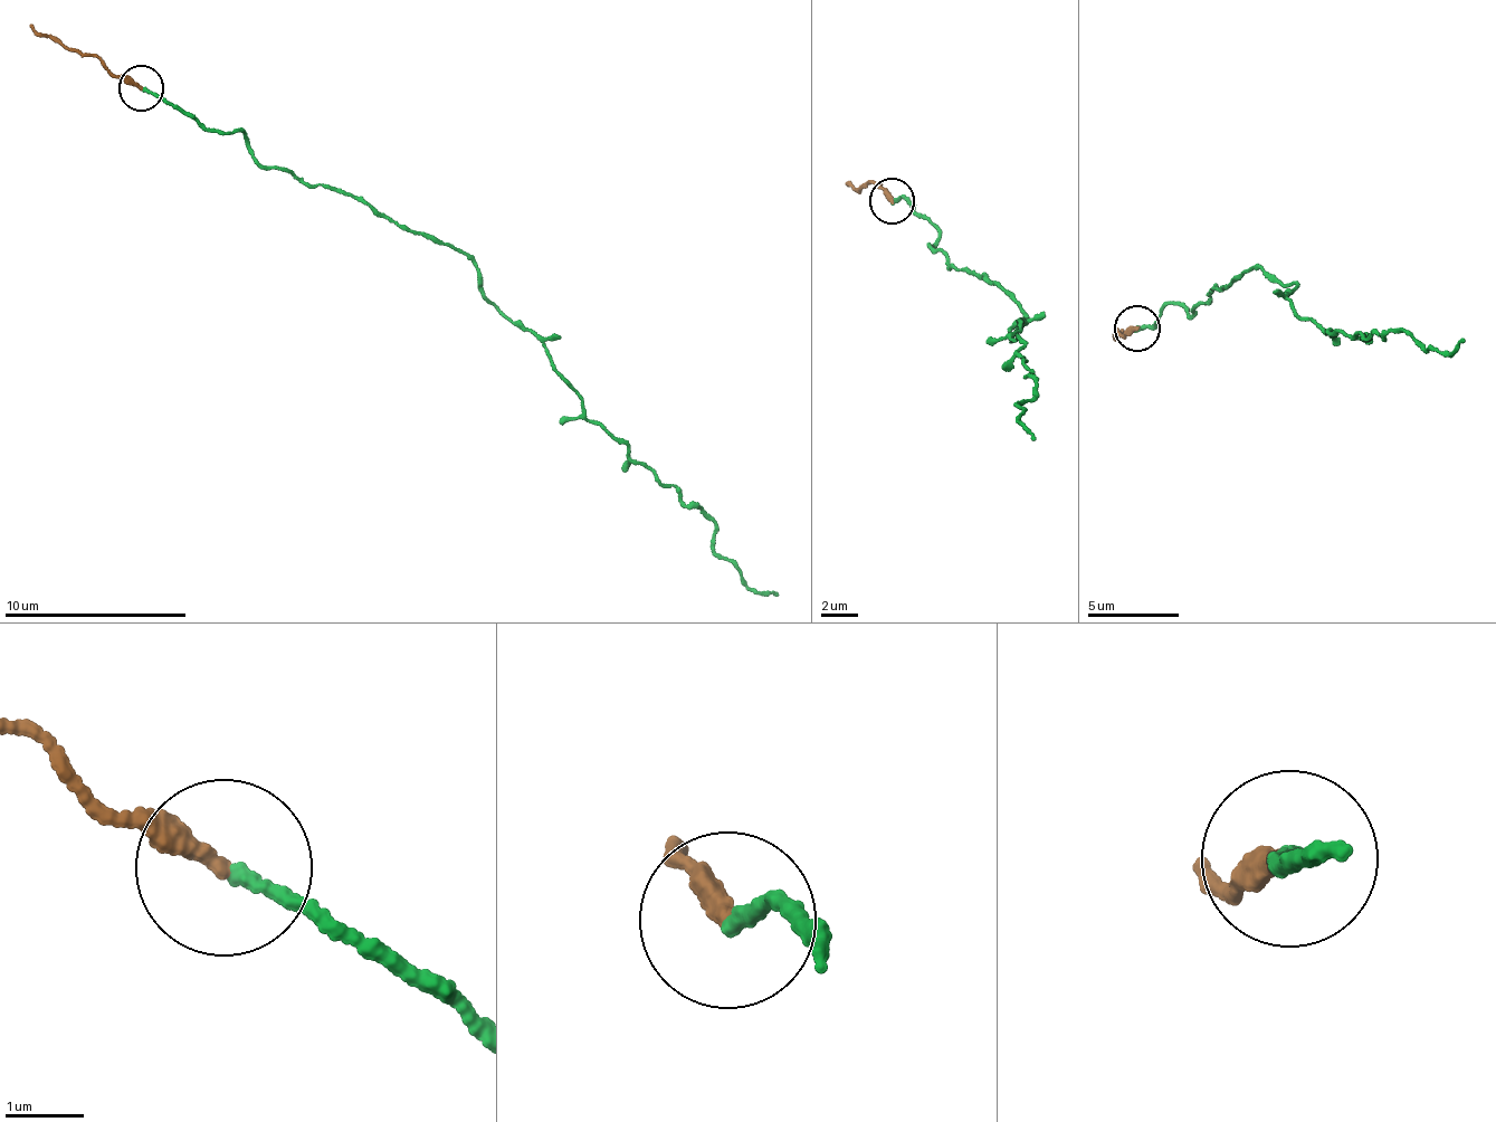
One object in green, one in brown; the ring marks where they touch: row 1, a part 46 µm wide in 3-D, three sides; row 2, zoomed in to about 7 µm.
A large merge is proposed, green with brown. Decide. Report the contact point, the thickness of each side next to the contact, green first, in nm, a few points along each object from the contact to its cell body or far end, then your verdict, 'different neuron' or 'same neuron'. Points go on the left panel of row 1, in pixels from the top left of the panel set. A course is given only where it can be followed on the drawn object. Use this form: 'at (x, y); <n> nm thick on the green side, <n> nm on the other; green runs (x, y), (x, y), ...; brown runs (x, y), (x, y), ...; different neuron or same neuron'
at (141, 87); 190 nm thick on the green side, 280 nm on the other; green runs (141, 89), (456, 248), (585, 414), (706, 514), (744, 581), (780, 593); brown runs (141, 89), (30, 25); same neuron

